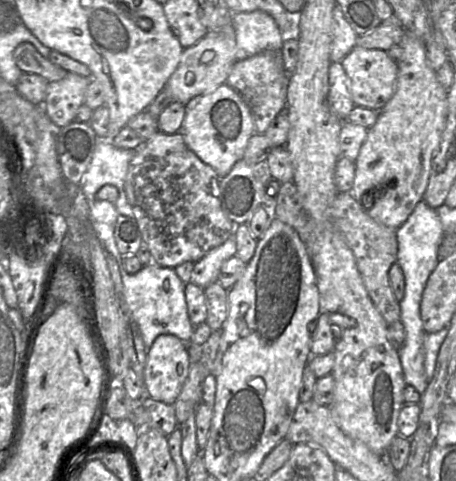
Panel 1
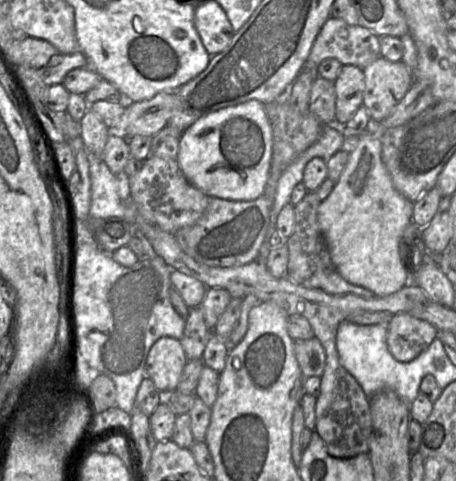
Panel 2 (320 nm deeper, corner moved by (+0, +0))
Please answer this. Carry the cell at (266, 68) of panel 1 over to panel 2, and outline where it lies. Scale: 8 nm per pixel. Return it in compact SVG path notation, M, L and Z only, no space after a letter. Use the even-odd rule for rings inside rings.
M329 17L317 35L307 58L306 69L315 70L327 58L335 58L342 65L355 65L364 68L380 57L379 37L361 25L349 25L344 20Z

